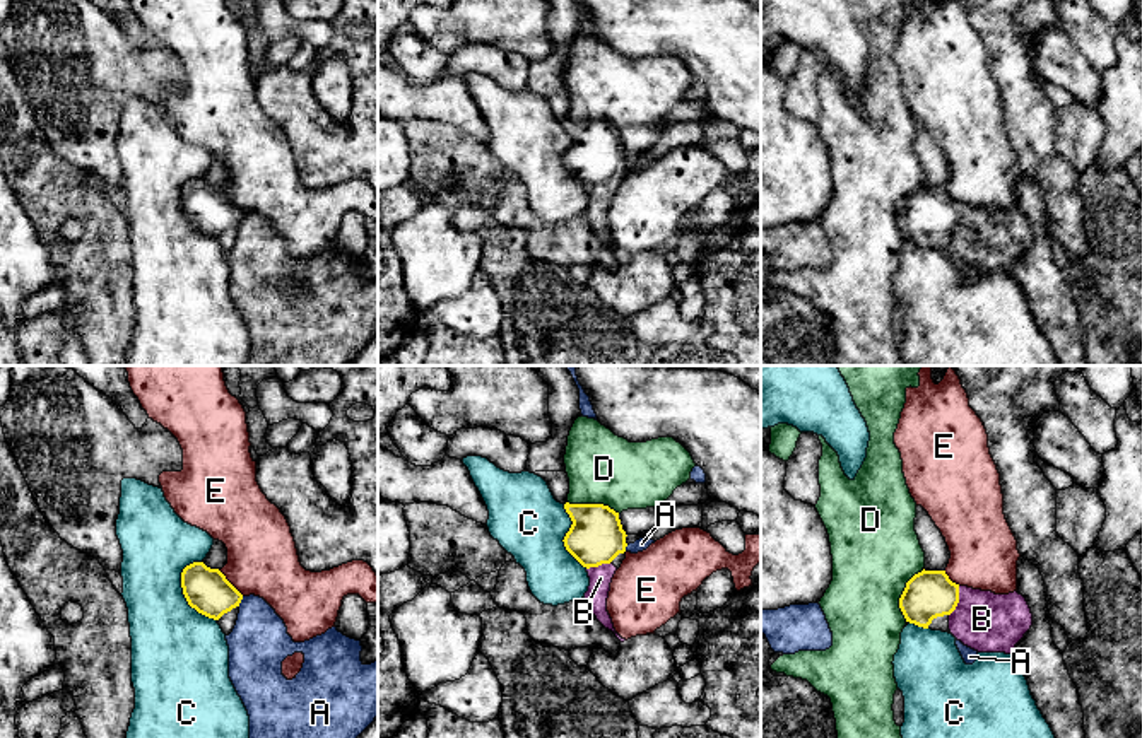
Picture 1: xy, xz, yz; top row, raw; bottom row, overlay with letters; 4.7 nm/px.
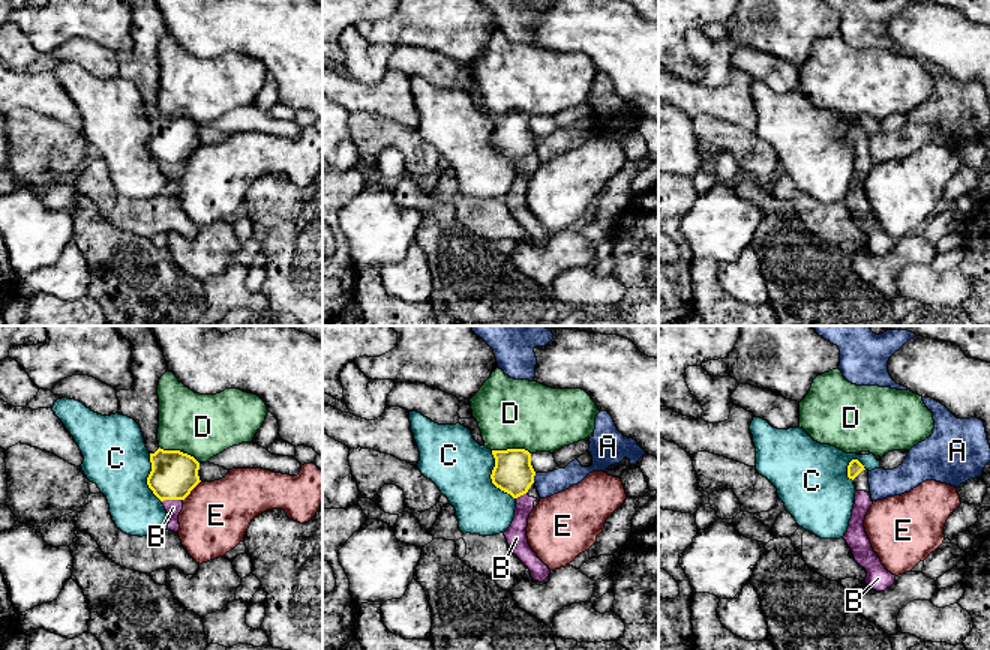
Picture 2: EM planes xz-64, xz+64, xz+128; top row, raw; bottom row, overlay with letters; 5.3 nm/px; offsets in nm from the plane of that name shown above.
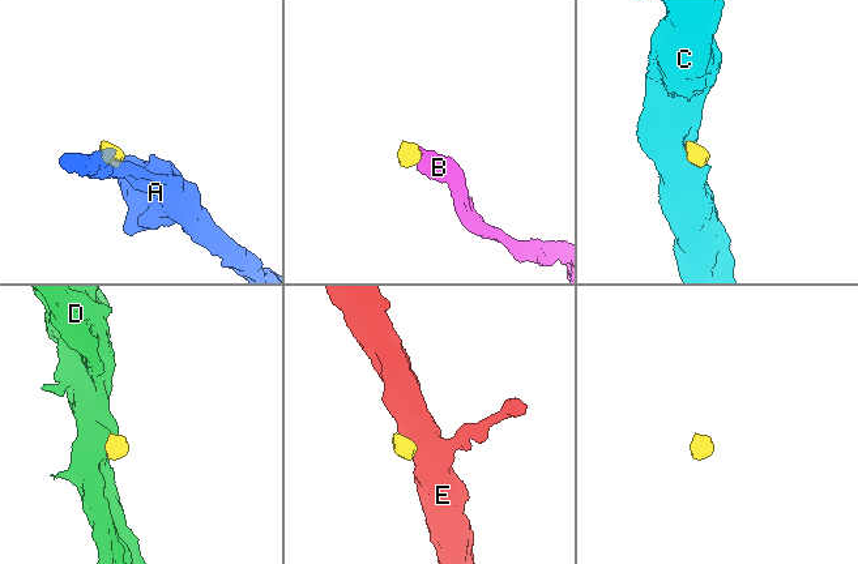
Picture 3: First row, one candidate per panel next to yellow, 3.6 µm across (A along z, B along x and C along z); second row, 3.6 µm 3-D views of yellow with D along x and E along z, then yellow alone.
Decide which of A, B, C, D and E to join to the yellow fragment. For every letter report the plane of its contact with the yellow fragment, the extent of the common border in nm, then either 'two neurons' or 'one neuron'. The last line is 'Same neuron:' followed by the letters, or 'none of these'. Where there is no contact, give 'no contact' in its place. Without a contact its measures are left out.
A: xy | 50 nm | two neurons
B: yz | 150 nm | one neuron
C: xy | 300 nm | two neurons
D: yz | 260 nm | two neurons
E: xy | 180 nm | two neurons
Same neuron: B

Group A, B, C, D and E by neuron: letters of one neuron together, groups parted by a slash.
A / B / C / D / E

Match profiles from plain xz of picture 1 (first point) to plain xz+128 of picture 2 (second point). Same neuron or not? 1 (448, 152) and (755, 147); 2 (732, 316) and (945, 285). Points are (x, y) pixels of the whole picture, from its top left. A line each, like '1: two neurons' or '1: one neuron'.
1: one neuron
2: two neurons

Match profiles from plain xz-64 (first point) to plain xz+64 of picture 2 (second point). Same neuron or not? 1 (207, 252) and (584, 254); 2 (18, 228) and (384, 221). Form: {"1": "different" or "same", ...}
{"1": "same", "2": "same"}

